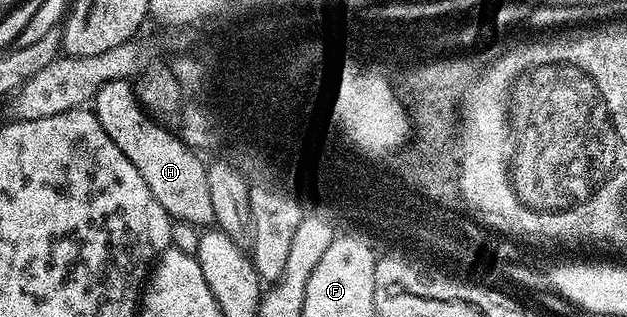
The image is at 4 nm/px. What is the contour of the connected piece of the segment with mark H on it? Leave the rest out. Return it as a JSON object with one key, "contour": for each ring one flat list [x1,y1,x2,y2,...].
{"contour":[[130,80,110,81,97,91,93,102,95,117,105,127,105,135,121,147,125,159,137,167,145,179,153,199,165,207,168,217,175,221,207,227,214,222,213,202,209,199,207,165,196,150,189,148,177,134,161,126,146,112,136,97,136,86]]}

